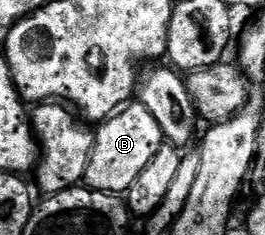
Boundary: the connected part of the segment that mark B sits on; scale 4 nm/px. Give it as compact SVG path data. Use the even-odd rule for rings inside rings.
M130 104L118 111L113 118L107 118L97 127L92 148L92 160L88 160L85 185L105 194L125 195L136 184L136 179L156 152L164 145L160 124L156 117L141 104Z

